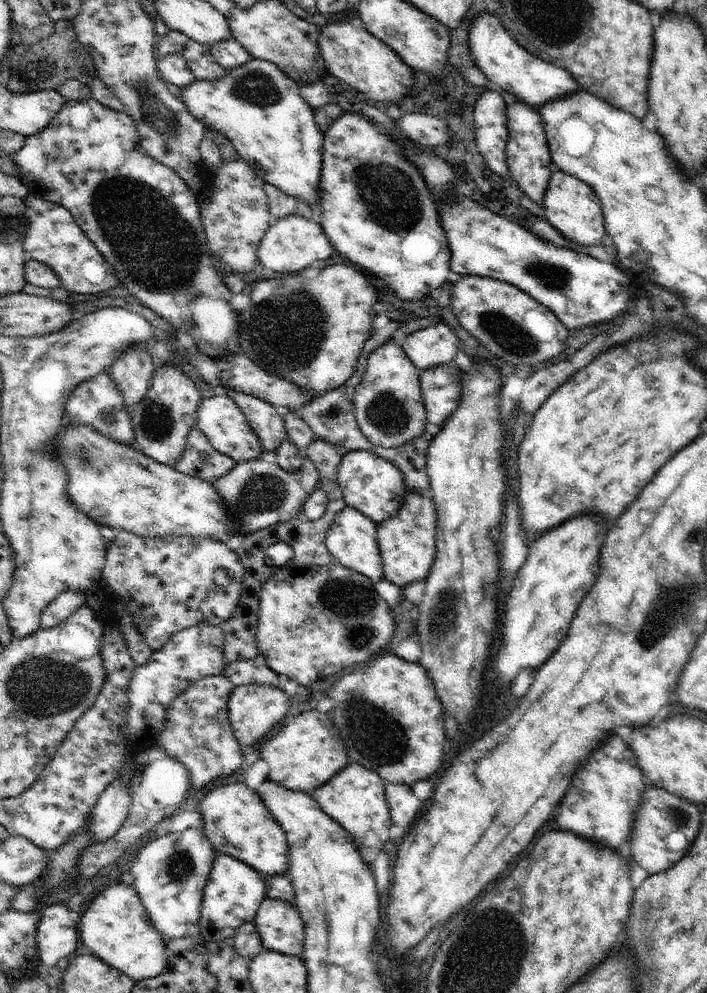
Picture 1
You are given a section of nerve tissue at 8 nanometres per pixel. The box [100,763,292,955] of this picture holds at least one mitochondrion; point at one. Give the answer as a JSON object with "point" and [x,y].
{"point":[180,866]}

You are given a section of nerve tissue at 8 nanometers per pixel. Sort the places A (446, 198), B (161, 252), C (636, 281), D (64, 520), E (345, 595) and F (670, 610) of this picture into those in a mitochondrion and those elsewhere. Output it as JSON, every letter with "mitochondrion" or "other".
{"A":"other","B":"mitochondrion","C":"other","D":"other","E":"mitochondrion","F":"mitochondrion"}

